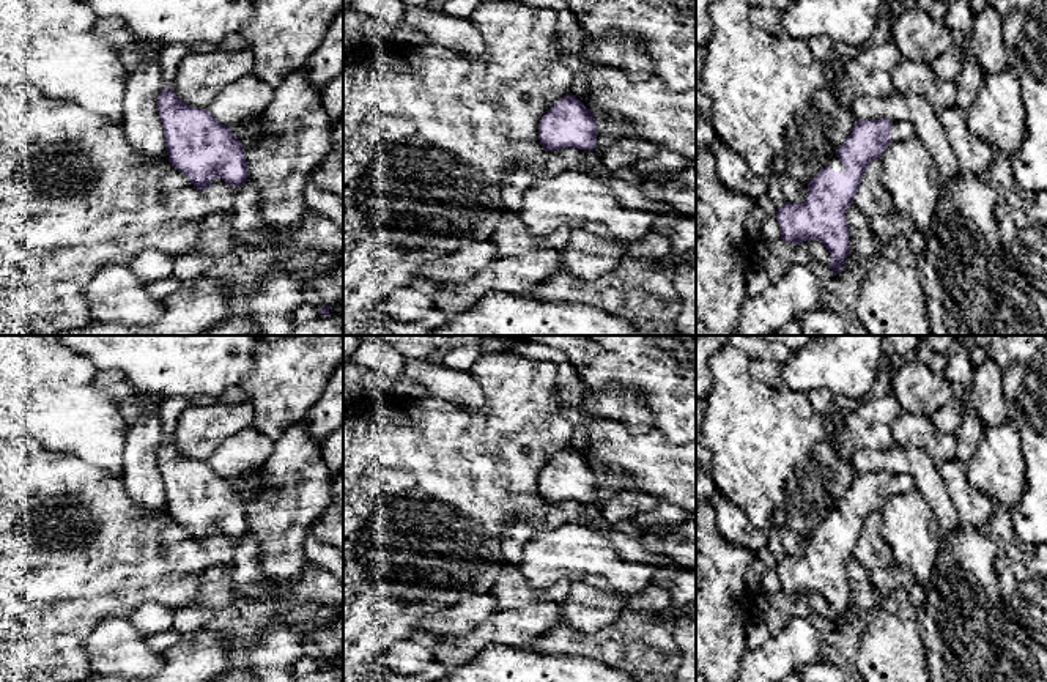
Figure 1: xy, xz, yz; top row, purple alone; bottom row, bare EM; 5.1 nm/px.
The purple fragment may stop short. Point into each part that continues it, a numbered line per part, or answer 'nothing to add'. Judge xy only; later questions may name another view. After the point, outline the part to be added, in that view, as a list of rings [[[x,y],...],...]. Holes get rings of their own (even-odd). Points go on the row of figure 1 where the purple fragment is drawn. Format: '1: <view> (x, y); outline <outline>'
nothing to add

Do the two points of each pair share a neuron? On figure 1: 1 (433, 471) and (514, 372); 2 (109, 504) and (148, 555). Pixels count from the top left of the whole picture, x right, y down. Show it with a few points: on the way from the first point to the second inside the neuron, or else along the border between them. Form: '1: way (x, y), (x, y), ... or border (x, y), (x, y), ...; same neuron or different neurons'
1: way (458, 451), (512, 397); same neuron
2: way (110, 517), (136, 542); same neuron

